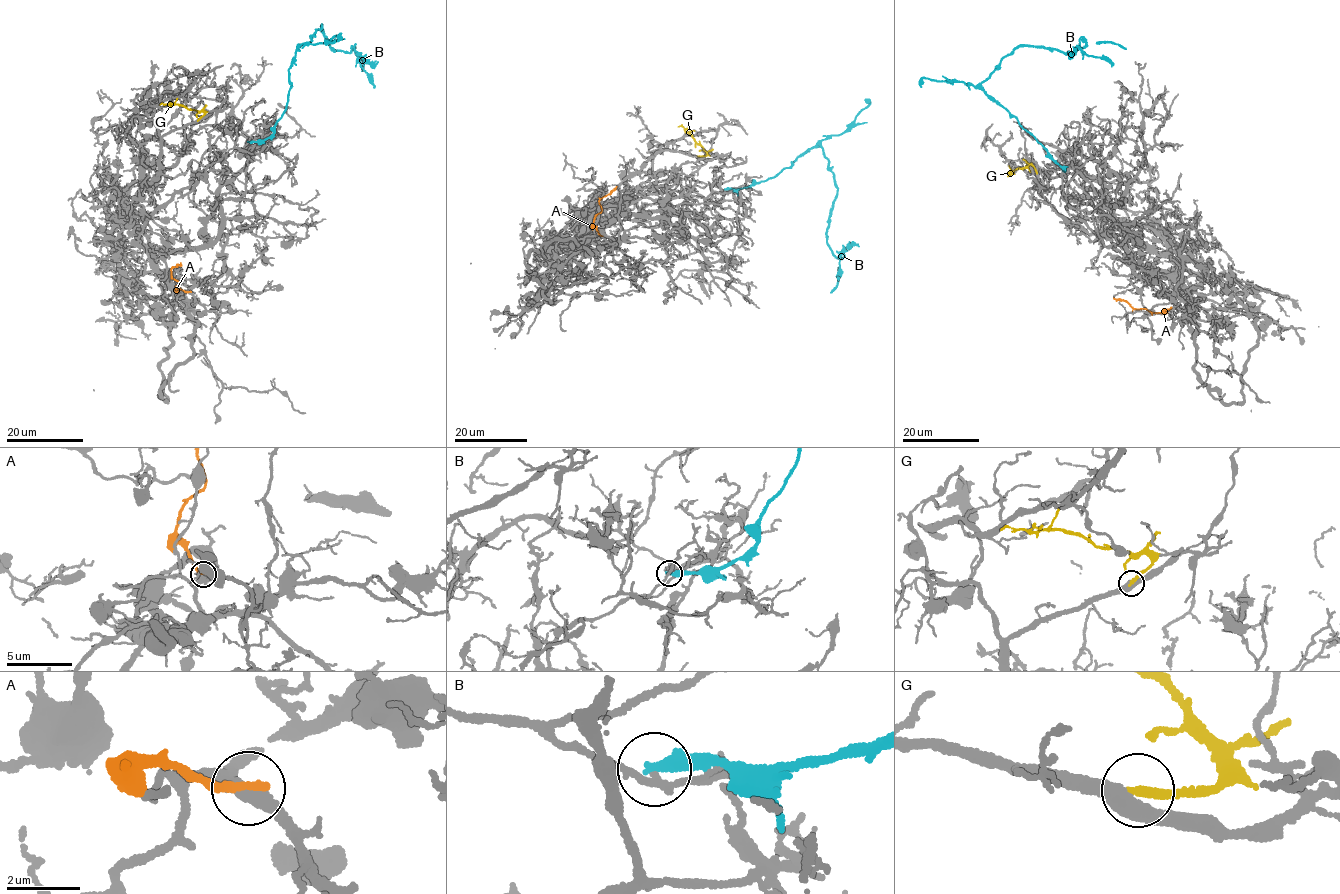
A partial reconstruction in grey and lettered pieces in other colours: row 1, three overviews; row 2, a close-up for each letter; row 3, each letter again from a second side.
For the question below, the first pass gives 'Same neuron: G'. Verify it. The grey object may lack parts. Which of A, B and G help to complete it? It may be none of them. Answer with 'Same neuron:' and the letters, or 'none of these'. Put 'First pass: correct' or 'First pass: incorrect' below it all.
Same neuron: G
First pass: correct

